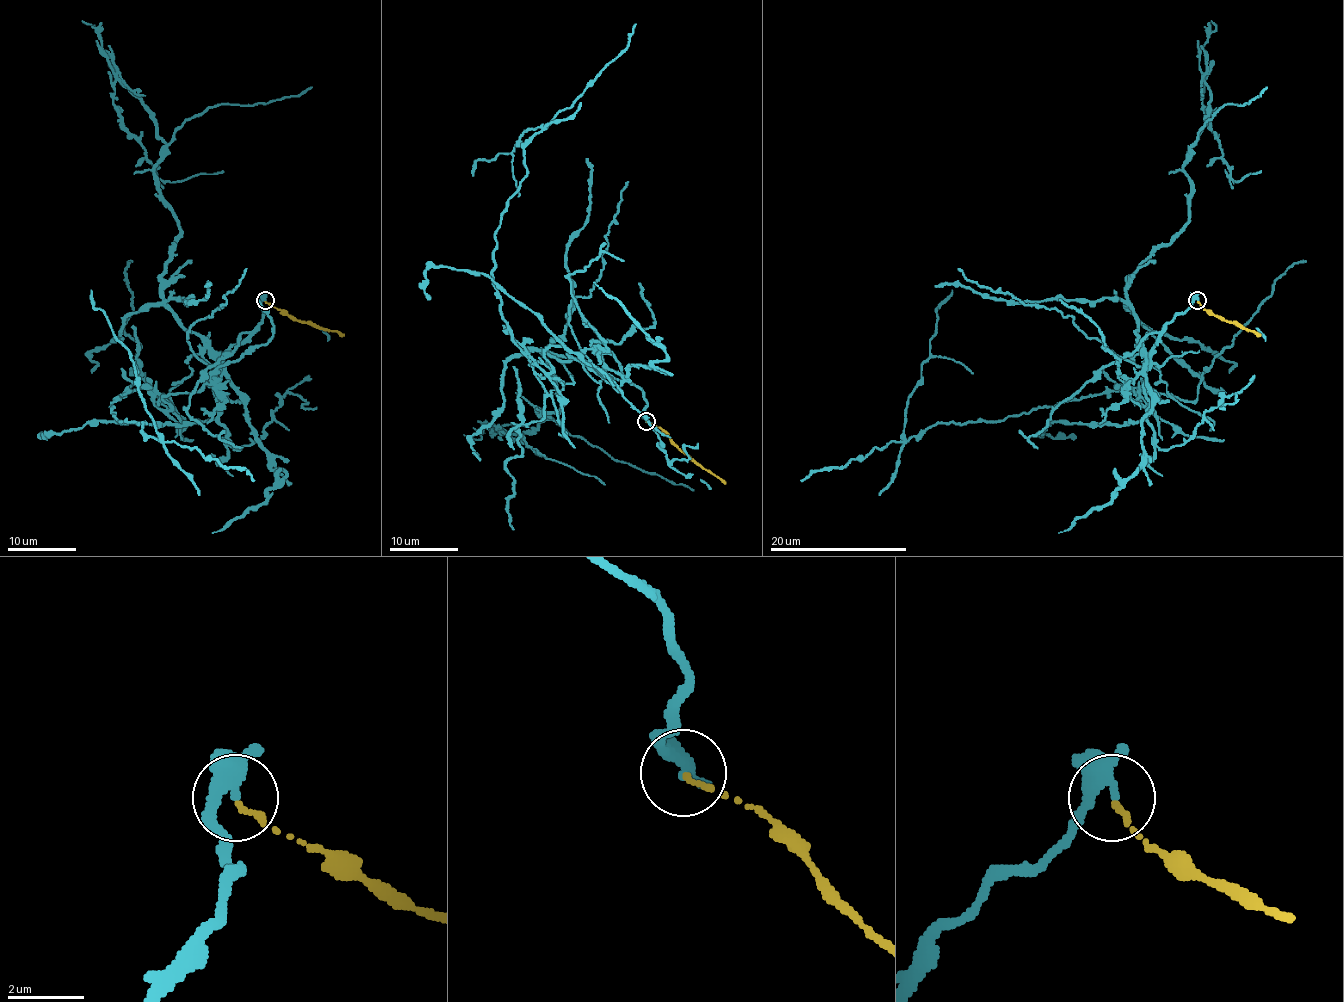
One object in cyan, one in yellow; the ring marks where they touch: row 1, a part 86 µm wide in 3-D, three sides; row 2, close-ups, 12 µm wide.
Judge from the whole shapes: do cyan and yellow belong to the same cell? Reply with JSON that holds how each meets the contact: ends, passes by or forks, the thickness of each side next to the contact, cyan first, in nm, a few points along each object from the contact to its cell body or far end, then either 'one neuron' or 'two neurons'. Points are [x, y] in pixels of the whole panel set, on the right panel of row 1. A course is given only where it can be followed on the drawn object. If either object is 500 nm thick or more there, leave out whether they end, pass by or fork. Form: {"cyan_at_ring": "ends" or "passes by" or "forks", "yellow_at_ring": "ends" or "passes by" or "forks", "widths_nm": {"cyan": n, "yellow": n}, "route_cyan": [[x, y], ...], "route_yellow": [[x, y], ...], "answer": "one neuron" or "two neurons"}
{"cyan_at_ring": "forks", "yellow_at_ring": "ends", "widths_nm": {"cyan": 220, "yellow": 140}, "route_cyan": [[1198, 300], [1125, 384], [1134, 400], [1122, 389], [934, 424], [907, 441], [905, 410], [951, 289]], "route_yellow": [[1198, 301], [1203, 308], [1260, 336]], "answer": "two neurons"}

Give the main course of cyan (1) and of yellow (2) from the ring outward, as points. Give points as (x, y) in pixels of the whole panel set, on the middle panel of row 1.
1: (646, 421), (644, 394), (591, 349), (551, 345), (535, 363), (503, 318), (494, 232), (541, 127), (472, 175)
2: (646, 421), (658, 426), (680, 449), (725, 483)

